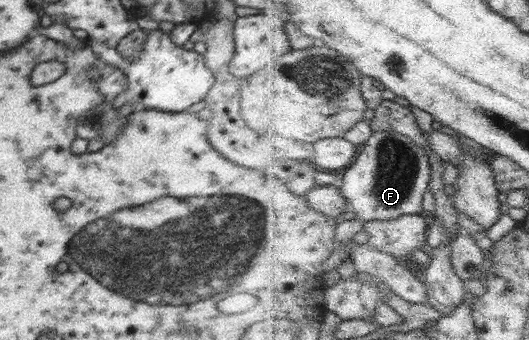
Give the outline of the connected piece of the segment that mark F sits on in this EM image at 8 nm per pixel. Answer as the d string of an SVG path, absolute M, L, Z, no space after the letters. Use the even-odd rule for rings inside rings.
M374 131L340 185L358 218L367 223L393 220L404 214L423 212L425 194L432 184L432 171L429 154L413 138L395 131Z

